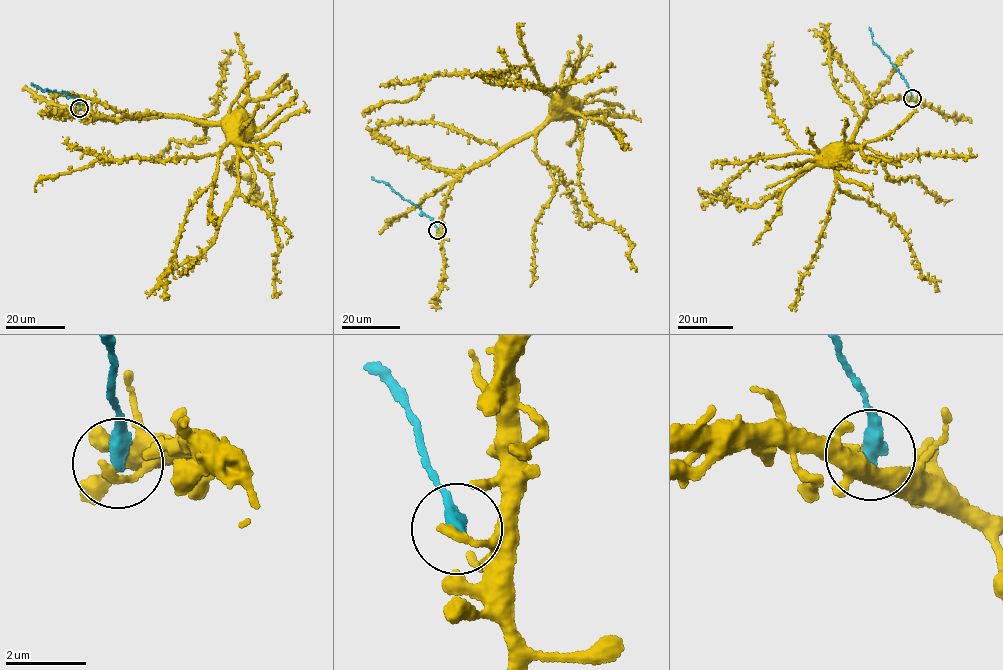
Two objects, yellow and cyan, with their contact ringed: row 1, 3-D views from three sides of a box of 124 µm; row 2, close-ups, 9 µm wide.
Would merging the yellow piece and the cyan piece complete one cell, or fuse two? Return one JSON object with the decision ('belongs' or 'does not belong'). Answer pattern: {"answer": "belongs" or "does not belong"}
{"answer": "does not belong"}

